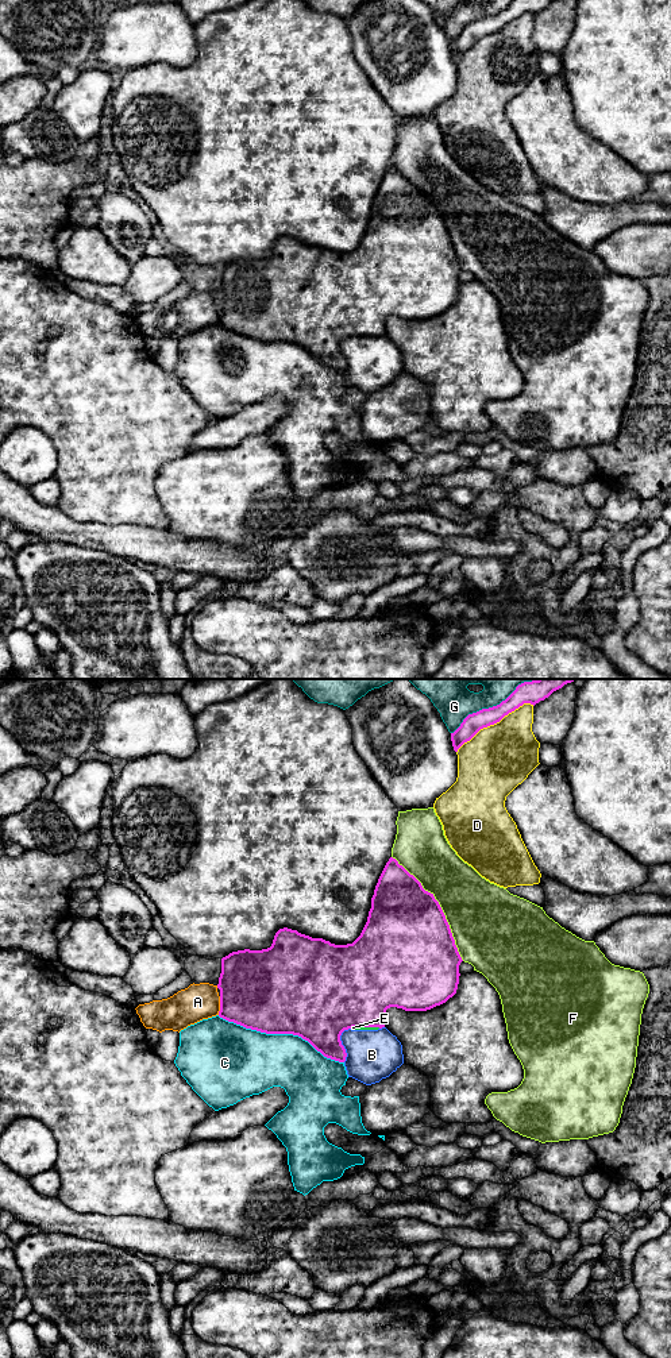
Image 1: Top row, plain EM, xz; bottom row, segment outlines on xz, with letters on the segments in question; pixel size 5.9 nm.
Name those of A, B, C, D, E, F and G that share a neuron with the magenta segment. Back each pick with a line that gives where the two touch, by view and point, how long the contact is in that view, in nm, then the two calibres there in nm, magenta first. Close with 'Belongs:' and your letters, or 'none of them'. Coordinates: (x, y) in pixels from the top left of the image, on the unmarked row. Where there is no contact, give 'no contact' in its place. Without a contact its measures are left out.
Belongs: none of them

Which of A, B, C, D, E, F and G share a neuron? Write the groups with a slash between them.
A / B E / C / D / F / G

